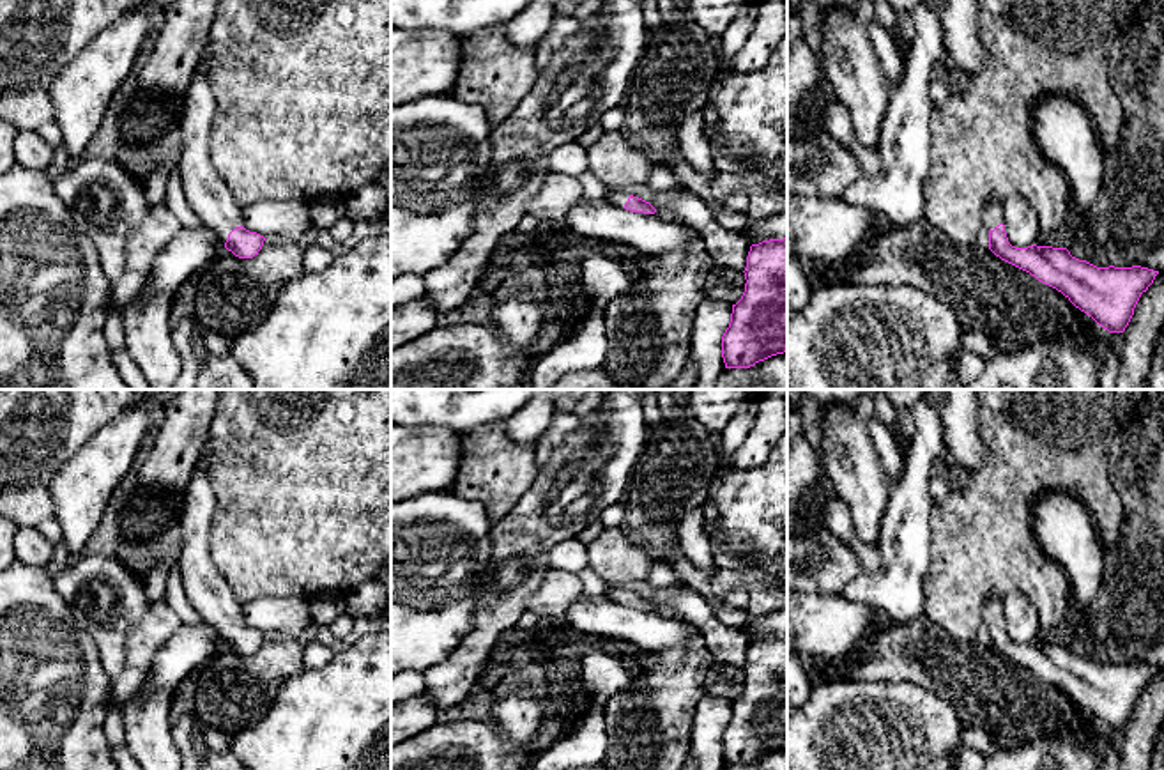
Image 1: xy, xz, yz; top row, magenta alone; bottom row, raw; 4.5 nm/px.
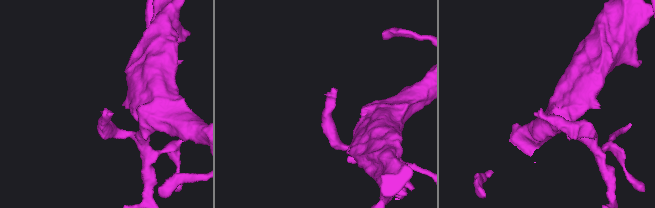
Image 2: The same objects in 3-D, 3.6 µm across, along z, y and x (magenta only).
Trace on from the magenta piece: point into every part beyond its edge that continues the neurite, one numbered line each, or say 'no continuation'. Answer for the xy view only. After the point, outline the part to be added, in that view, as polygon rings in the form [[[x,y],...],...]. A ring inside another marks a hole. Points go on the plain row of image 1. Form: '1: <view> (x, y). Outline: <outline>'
1: xy (206, 590). Outline: [[[203,450],[196,471],[184,489],[180,517],[184,543],[179,565],[189,605],[226,639],[228,630],[242,621],[242,605],[235,600],[232,588],[219,575],[207,552],[214,510],[209,451]]]

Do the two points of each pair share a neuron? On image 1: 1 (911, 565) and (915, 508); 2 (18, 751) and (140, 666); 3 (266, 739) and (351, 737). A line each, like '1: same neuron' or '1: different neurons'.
1: same neuron
2: different neurons
3: same neuron

